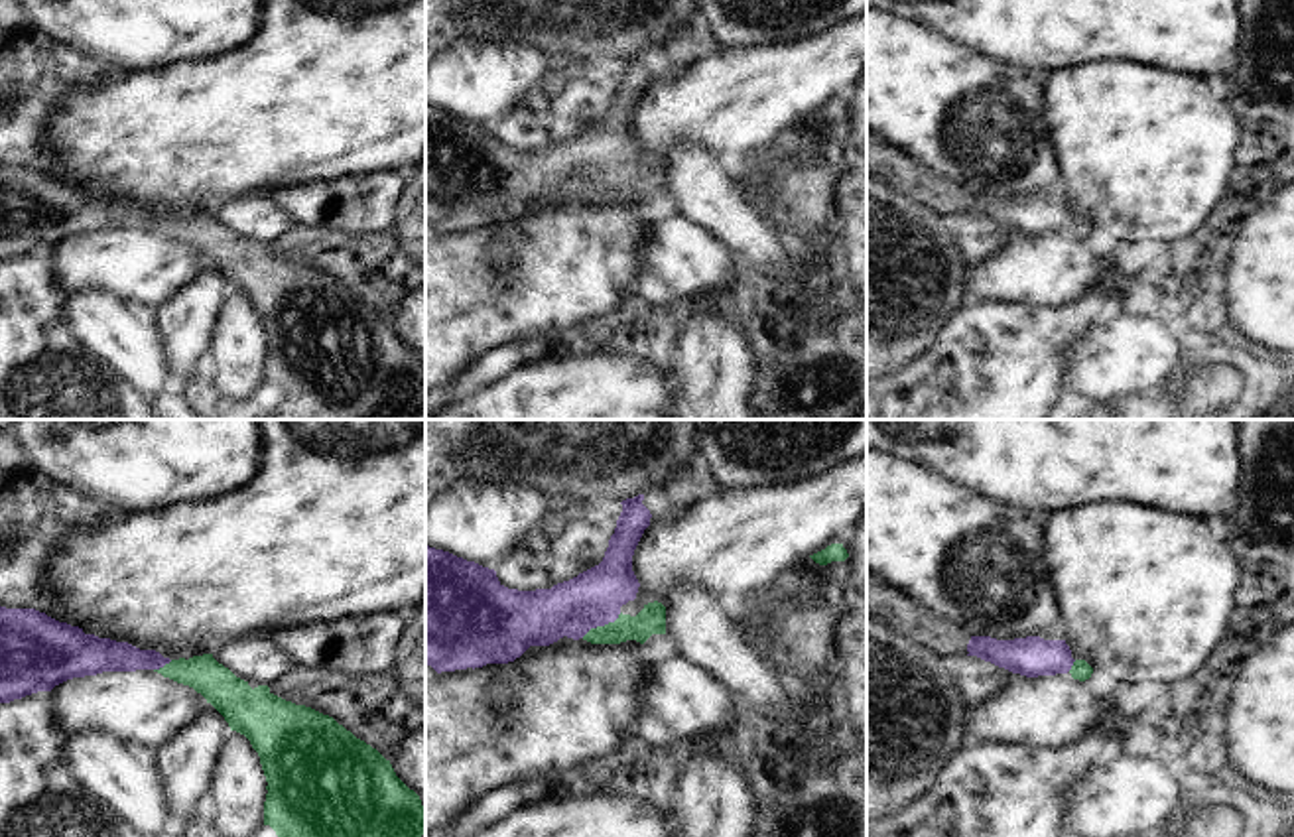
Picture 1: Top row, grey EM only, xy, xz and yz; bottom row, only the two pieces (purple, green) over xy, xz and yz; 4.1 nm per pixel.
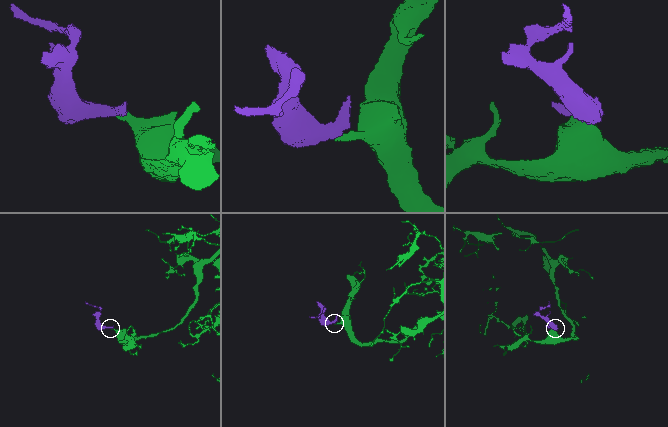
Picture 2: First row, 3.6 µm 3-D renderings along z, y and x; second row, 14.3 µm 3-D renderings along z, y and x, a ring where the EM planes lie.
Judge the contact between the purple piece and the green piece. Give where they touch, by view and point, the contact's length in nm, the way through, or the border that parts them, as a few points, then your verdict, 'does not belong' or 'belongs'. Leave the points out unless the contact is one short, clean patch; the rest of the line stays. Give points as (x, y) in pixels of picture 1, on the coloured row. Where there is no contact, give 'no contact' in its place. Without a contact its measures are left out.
xz (601, 625) | 190 nm | across xz (591, 599), (591, 611), (601, 625), (645, 625), (650, 619) | belongs

